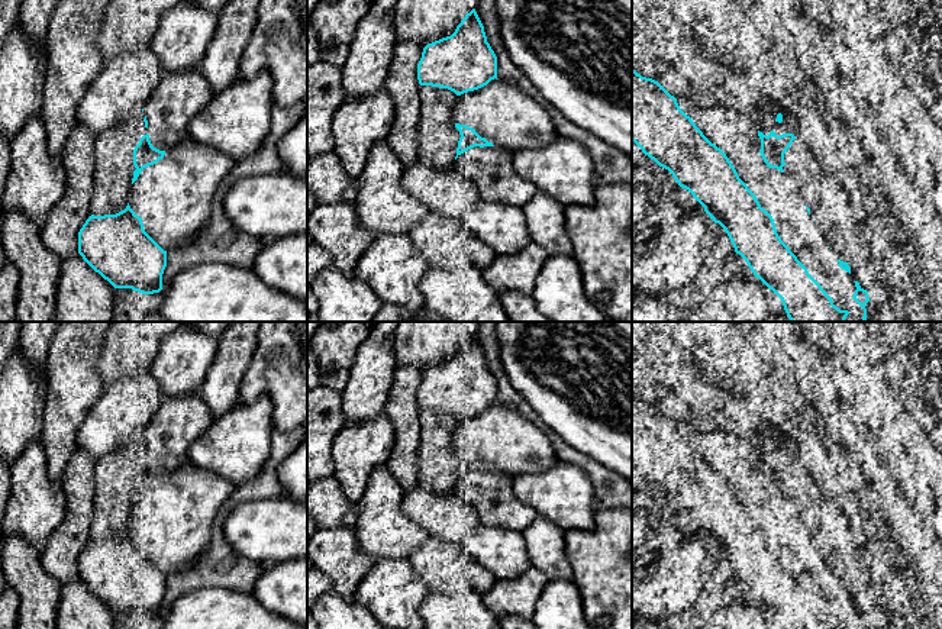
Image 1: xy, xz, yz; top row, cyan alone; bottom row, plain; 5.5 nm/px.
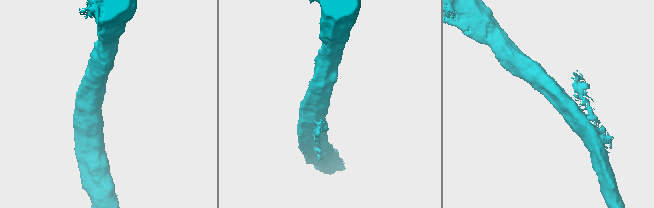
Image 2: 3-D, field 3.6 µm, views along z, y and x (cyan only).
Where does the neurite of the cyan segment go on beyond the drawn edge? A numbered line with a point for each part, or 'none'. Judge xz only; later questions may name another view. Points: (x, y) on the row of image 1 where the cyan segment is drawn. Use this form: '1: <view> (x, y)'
none

